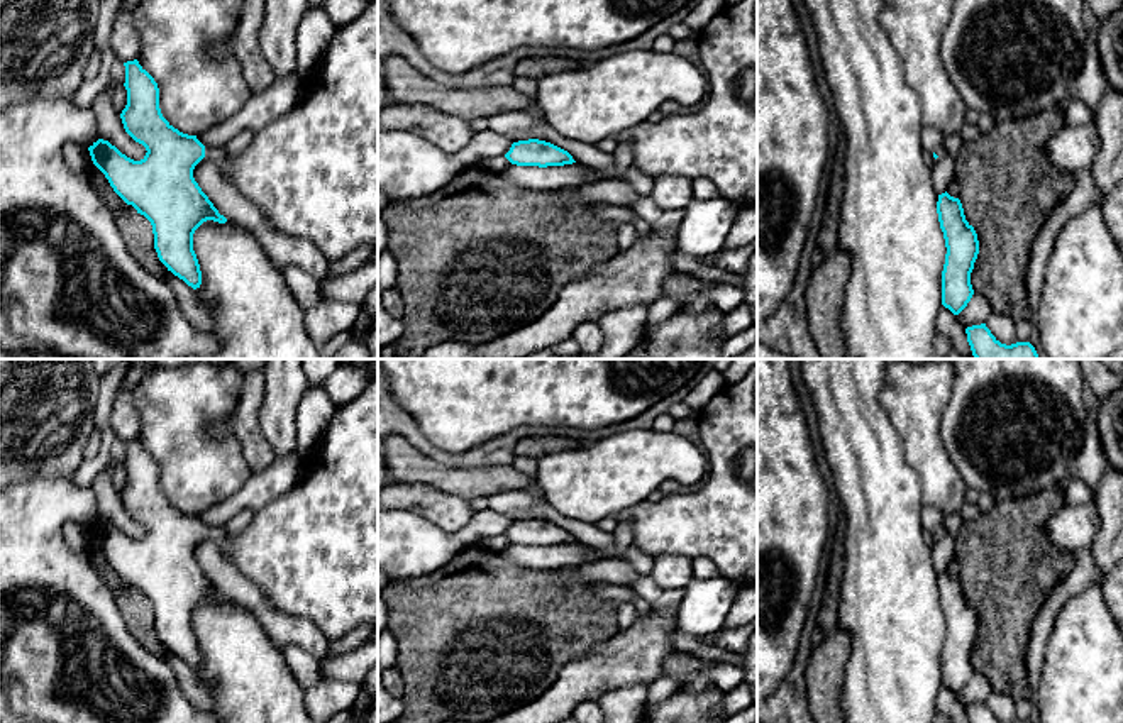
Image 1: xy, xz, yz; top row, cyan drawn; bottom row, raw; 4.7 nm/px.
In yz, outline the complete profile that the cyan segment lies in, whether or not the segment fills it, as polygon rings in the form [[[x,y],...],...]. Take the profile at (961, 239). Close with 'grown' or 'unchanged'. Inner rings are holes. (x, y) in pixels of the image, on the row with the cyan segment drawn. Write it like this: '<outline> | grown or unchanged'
[[[947,191],[938,195],[937,213],[947,247],[942,271],[942,305],[959,315],[974,295],[971,273],[979,254],[979,240],[974,227],[965,220],[959,198]]] | unchanged

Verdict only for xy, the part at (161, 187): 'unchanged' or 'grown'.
grown

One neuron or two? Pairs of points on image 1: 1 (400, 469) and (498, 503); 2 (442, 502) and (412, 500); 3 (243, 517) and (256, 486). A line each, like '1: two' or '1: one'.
1: two
2: one
3: two

